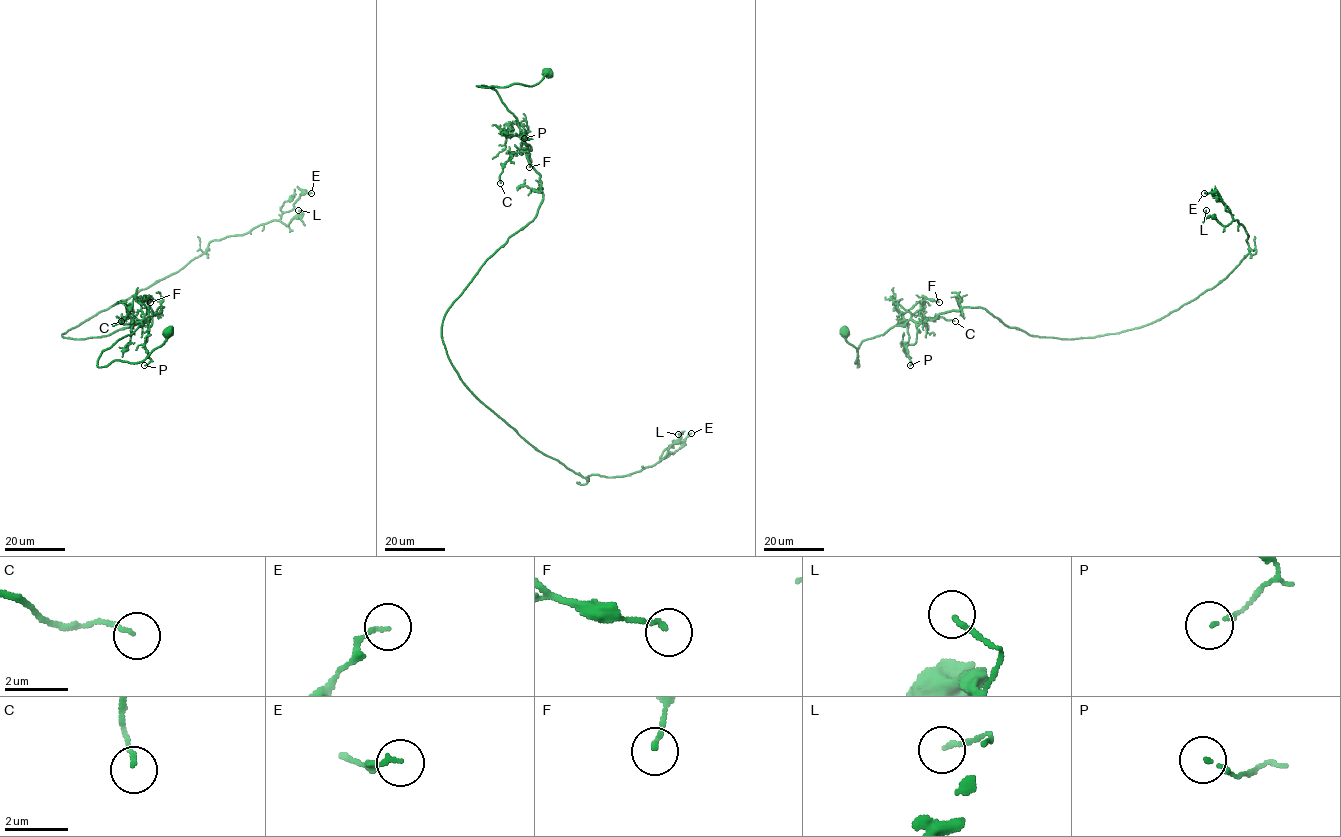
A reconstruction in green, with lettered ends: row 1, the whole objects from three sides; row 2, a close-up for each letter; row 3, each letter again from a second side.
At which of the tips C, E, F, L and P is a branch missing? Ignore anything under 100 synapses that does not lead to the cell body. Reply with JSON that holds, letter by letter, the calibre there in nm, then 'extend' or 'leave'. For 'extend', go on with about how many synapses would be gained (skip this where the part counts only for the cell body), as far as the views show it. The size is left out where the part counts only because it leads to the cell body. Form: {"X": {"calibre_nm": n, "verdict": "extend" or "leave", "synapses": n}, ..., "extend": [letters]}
{"C": {"calibre_nm": 120, "verdict": "leave"}, "E": {"calibre_nm": 120, "verdict": "leave"}, "F": {"calibre_nm": 140, "verdict": "leave"}, "L": {"calibre_nm": 160, "verdict": "leave"}, "P": {"calibre_nm": 140, "verdict": "leave"}, "extend": []}

